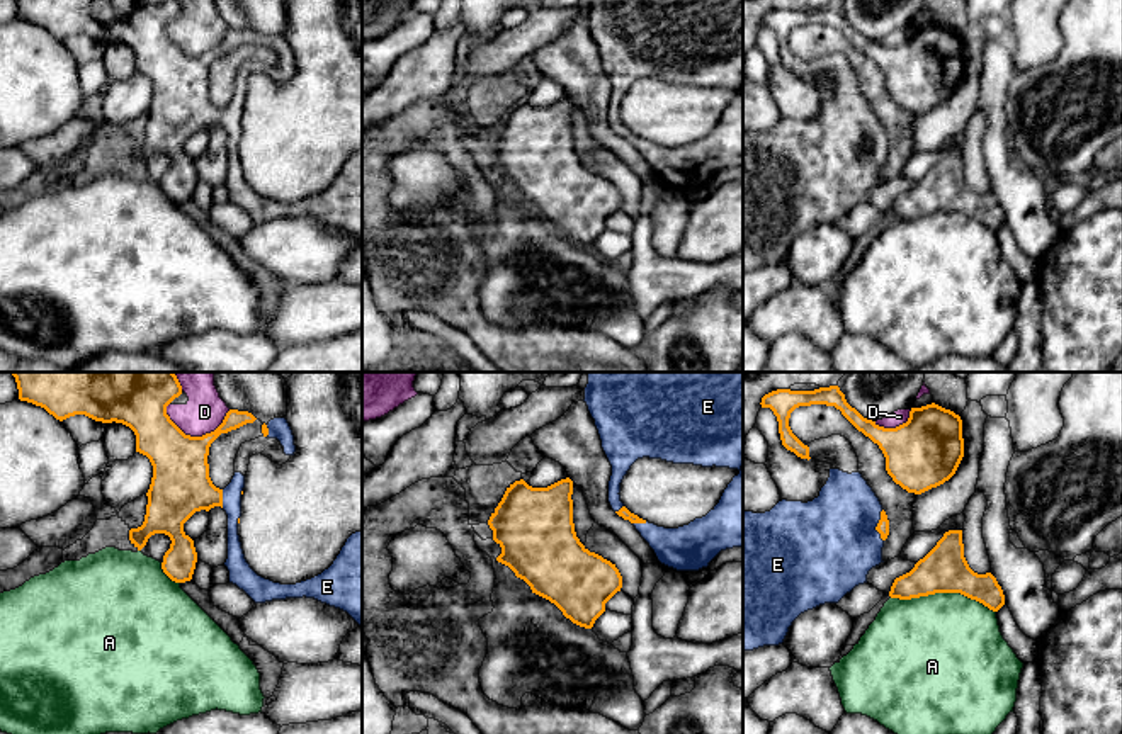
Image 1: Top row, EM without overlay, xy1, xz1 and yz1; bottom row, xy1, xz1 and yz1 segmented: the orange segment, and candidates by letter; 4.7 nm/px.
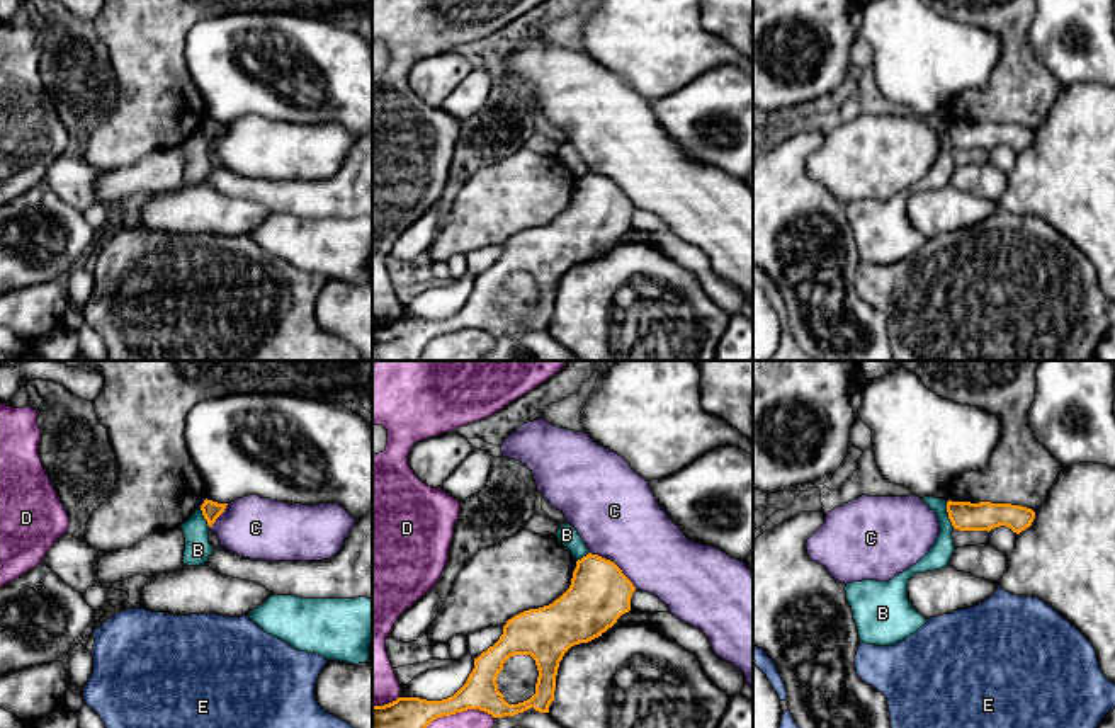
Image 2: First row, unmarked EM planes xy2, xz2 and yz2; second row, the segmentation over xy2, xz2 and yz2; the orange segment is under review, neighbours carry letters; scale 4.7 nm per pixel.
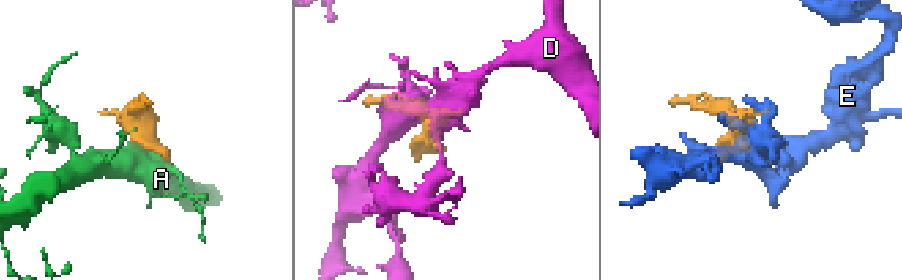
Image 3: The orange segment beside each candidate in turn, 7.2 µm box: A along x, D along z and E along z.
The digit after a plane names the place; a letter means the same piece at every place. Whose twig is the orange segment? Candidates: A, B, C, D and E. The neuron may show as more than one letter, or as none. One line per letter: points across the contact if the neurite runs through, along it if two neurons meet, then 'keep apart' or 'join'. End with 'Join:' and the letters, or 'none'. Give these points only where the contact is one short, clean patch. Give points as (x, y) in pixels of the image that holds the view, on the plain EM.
A: keep apart
B: along yz2 (945, 121), (945, 130), (954, 147) | keep apart
C: along xz2 (590, 170), (609, 177), (636, 206) | keep apart
D: keep apart
E: join
Join: E

